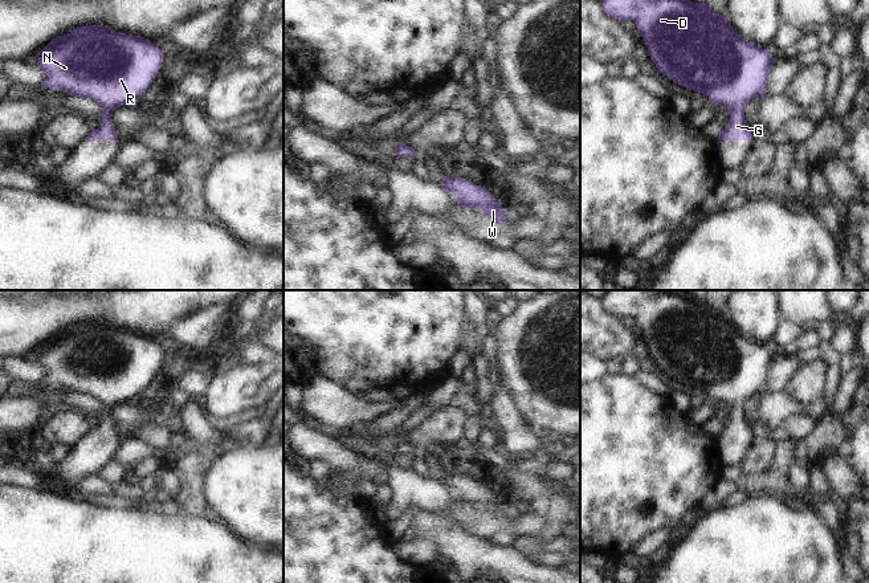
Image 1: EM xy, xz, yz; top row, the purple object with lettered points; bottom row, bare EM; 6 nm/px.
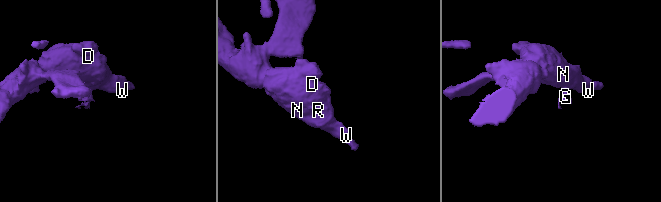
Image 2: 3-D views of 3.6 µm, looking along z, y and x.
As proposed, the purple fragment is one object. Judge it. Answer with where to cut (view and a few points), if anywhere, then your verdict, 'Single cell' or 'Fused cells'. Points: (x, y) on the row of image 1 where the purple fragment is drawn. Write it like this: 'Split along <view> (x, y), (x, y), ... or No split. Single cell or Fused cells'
No split. Single cell.

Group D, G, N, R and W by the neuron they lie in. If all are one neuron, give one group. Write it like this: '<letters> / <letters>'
D G N R W

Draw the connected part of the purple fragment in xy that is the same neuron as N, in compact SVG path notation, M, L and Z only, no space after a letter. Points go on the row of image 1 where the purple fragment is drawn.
M86 25L57 36L44 49L37 65L45 73L45 86L70 95L89 98L102 106L101 126L83 140L119 140L110 113L121 106L134 106L156 77L164 53L148 38L117 32L103 25Z

